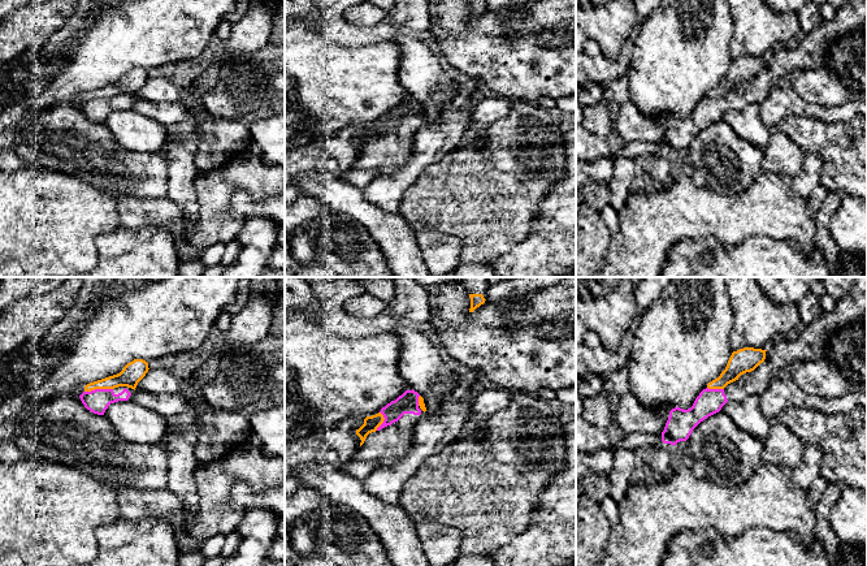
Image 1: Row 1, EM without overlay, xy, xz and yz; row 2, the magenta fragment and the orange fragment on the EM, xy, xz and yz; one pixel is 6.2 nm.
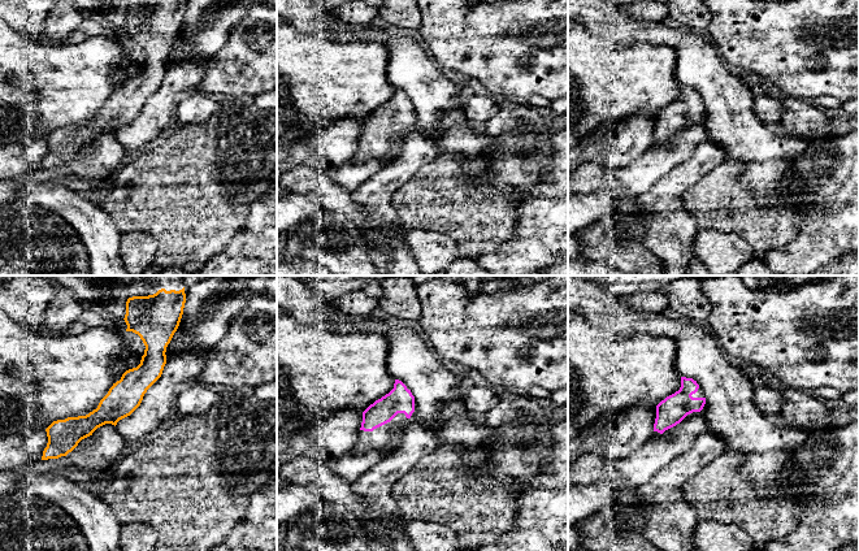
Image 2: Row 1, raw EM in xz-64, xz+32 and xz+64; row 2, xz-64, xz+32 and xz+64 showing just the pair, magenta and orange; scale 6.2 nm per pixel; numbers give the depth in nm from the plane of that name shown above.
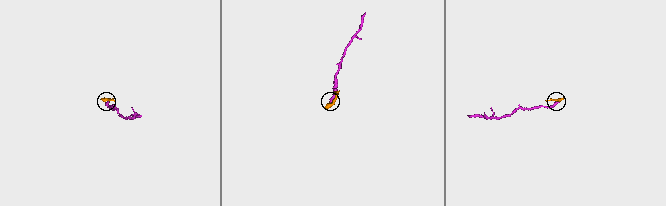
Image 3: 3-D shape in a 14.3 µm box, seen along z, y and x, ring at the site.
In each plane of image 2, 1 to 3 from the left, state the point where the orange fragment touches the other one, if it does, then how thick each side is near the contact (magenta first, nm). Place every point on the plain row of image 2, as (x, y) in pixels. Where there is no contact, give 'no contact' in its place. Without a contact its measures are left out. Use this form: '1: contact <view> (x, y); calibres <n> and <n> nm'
1: no contact
2: no contact
3: no contact

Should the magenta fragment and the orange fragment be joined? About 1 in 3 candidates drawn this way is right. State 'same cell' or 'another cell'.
another cell

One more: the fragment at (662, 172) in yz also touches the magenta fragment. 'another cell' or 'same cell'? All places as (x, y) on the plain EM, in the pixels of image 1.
another cell

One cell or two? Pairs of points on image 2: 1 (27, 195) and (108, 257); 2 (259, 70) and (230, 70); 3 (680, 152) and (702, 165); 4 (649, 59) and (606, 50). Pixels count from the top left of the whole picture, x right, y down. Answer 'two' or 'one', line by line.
1: one
2: one
3: two
4: one

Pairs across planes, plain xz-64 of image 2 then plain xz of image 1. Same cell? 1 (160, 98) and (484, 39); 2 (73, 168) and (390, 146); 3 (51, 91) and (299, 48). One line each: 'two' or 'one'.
1: two
2: one
3: one

